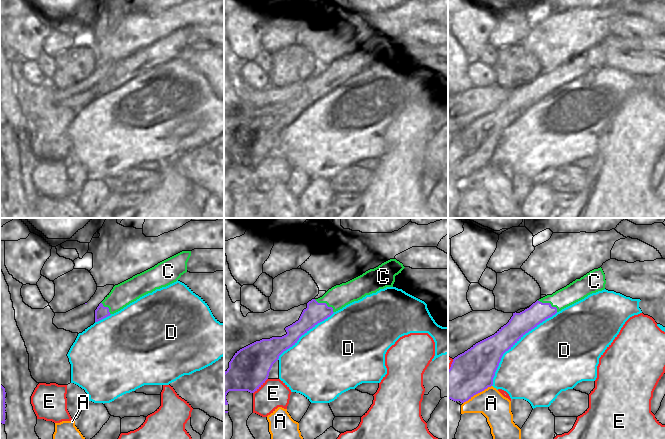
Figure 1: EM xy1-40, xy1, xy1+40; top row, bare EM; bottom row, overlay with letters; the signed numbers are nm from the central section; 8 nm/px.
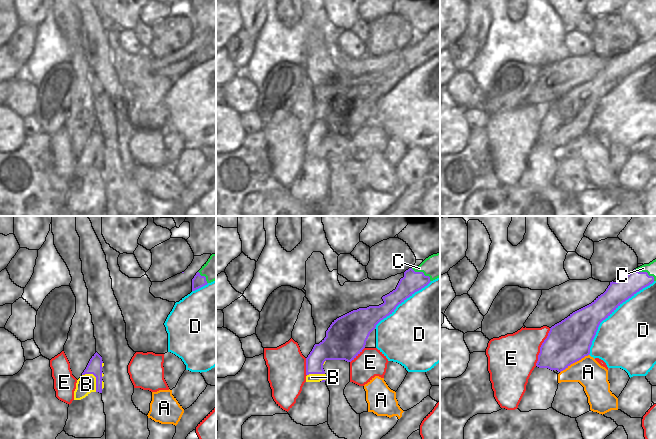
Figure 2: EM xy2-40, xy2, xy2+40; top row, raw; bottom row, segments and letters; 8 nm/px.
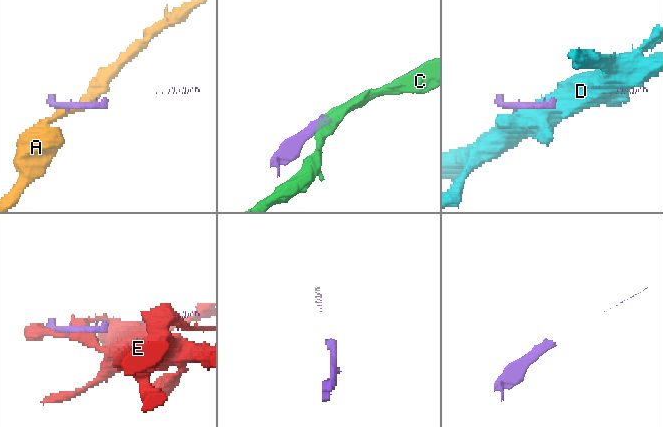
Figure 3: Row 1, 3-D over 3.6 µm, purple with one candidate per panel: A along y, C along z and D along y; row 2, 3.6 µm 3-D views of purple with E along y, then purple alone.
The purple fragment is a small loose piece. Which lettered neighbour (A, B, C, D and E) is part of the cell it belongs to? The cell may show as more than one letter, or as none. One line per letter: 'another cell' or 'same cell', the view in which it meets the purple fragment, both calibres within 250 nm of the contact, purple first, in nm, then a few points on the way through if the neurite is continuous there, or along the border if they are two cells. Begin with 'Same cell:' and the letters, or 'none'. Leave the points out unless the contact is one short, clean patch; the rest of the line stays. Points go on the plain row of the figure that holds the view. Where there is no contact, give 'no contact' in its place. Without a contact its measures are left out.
Same cell: B
A: another cell; contact in xy1+40; calibres 340 and 220 nm; border xy1+40 (491, 161), (474, 170), (463, 179)
B: same cell; contact in xy2-40; calibres 120 and 150 nm; way xy2-40 (94, 143), (96, 154), (86, 160)
C: another cell; contact in xy1+40; calibres 170 and 160 nm
D: another cell; contact in xy1+40; calibres 240 and 480 nm
E: another cell; contact in xy2+40; calibres 340 and 380 nm

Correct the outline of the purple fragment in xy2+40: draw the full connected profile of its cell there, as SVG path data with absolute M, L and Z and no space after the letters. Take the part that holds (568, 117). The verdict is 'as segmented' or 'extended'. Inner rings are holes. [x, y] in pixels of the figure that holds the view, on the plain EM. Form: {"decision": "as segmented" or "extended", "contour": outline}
{"decision": "as segmented", "contour": "M633 46L617 58L610 58L606 67L591 80L573 88L561 98L550 104L547 114L540 123L536 142L561 148L571 140L590 130L590 123L600 99L608 94L623 78L654 58L647 48Z"}

